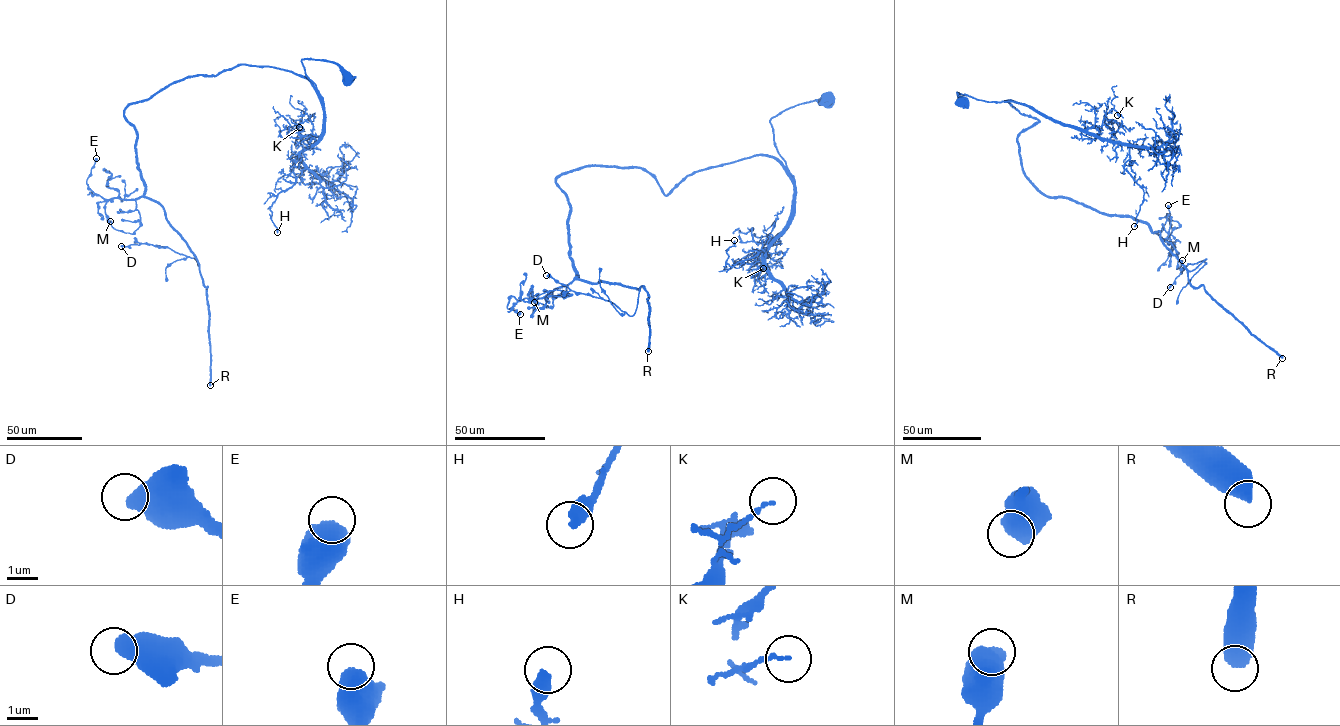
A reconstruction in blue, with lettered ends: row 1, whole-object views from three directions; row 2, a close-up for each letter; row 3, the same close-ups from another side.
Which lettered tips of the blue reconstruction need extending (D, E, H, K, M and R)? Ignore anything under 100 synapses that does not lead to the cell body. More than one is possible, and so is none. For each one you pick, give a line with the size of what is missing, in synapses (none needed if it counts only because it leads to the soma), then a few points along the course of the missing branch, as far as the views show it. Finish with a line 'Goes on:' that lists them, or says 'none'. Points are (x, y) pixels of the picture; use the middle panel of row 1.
R: Roughly 650 synapses
Goes on: R

